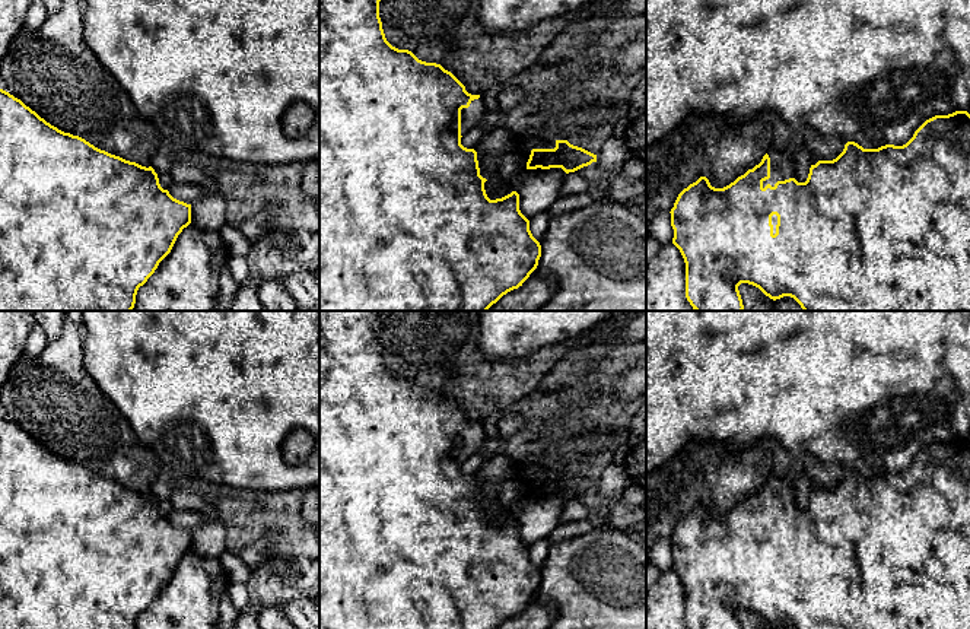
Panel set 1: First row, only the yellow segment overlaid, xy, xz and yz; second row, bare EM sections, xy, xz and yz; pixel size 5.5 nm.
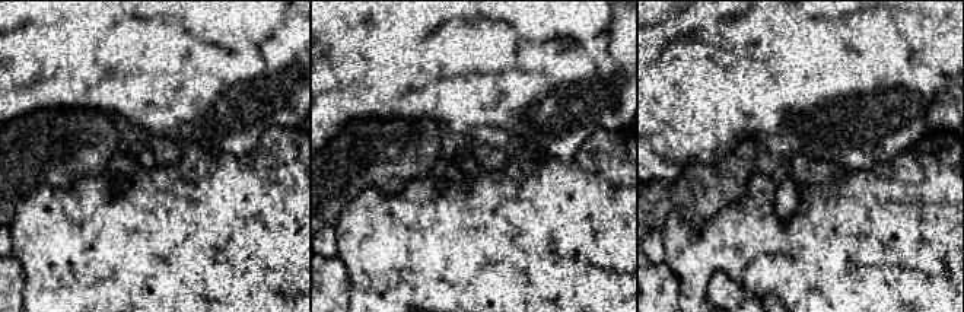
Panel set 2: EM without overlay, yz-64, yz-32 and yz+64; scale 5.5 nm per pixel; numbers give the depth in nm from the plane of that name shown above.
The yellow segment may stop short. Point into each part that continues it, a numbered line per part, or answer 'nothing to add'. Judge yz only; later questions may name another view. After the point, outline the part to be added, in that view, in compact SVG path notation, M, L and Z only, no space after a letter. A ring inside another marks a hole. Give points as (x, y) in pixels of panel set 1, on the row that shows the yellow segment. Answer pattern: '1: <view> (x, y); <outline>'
1: yz (782, 165); M770 147L767 152L770 158L770 178L763 181L763 188L770 184L775 187L777 181L795 178L795 158L789 155L789 150L780 150Z

